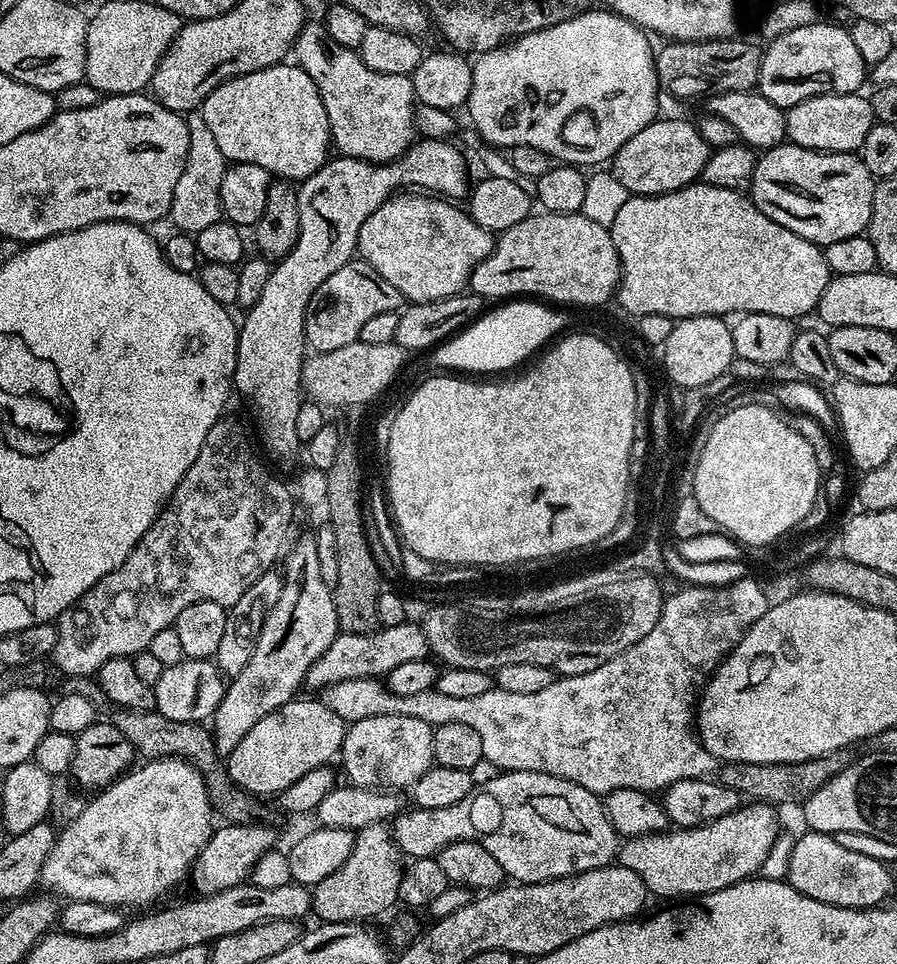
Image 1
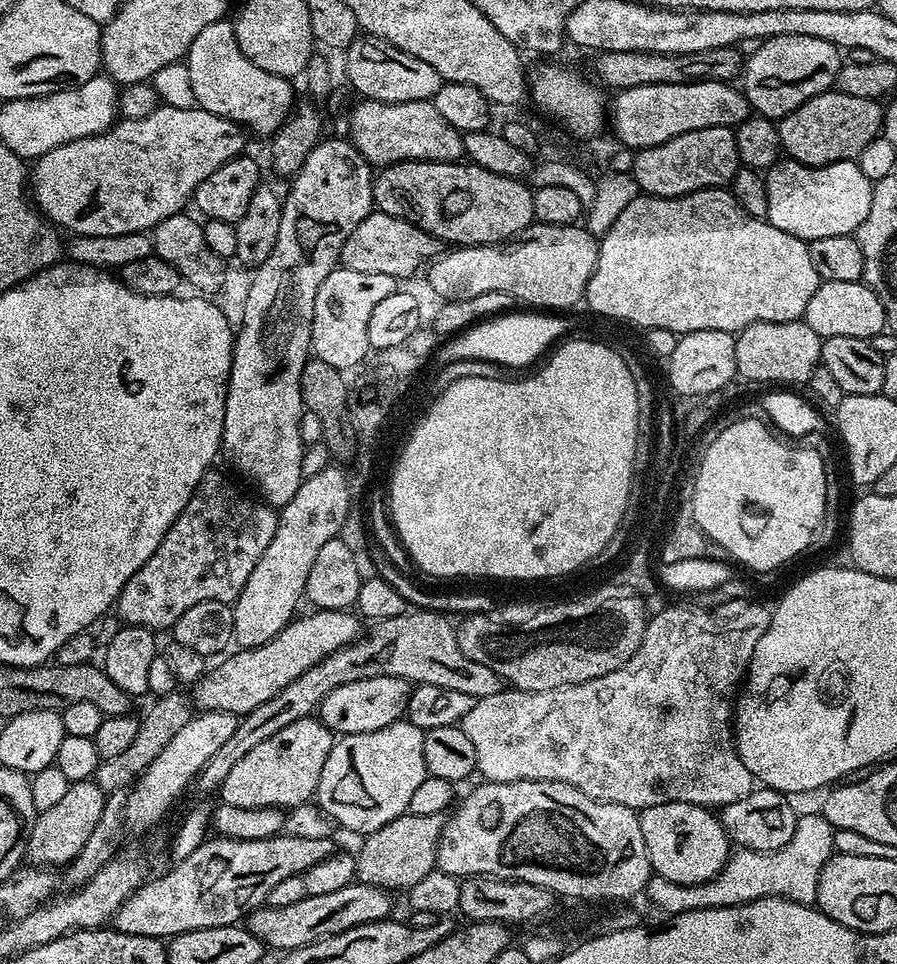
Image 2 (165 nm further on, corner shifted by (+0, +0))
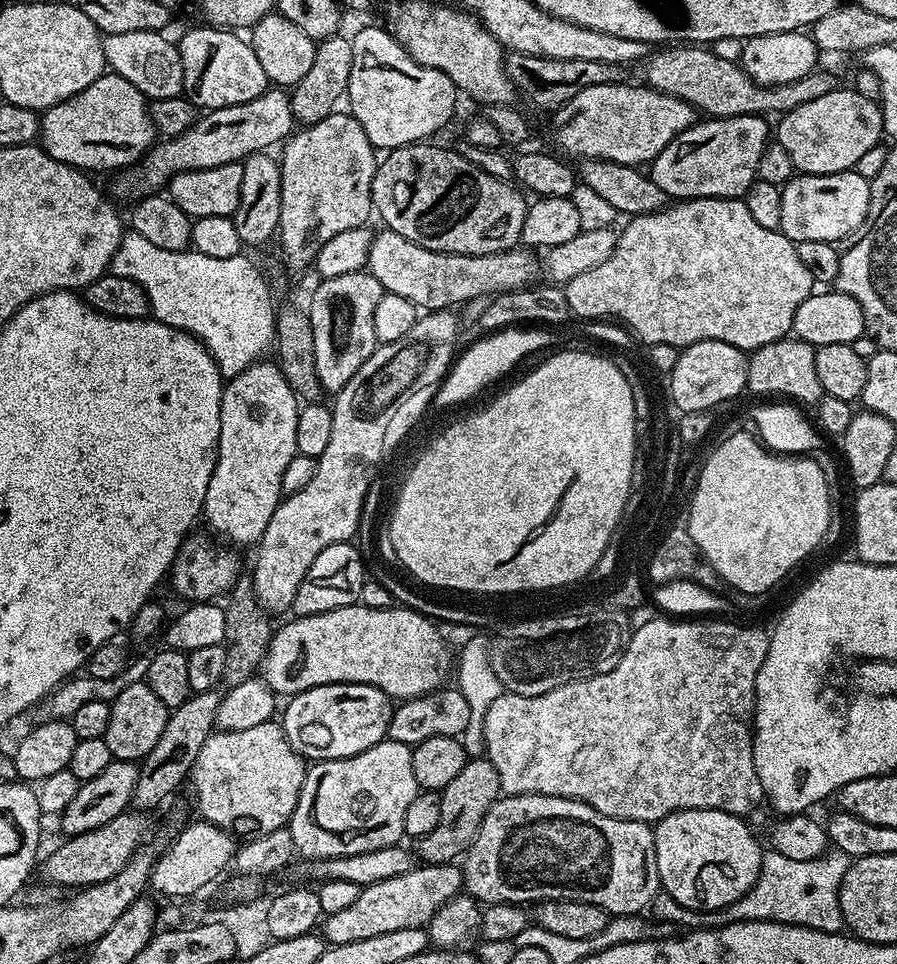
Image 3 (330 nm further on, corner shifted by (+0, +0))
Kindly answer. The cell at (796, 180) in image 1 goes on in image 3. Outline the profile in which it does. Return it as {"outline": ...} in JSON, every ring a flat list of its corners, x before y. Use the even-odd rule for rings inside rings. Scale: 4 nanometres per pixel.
{"outline":[[856,171,838,174,793,175,792,179,780,189,780,213,782,222,779,231,797,240,843,241,866,218,870,206,870,181,862,178]]}

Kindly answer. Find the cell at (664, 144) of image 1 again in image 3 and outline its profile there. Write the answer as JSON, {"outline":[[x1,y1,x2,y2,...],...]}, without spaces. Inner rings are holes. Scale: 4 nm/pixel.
{"outline":[[722,116,704,118,691,124,685,132,678,134,650,162,650,175,653,182,673,201,697,200,713,196,723,200,743,197,746,189,758,179,756,171,764,148,770,142,770,124,764,116]]}

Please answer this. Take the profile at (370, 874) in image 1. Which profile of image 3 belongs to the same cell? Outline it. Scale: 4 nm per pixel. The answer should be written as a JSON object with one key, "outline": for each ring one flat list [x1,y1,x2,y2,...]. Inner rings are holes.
{"outline":[[472,758,466,766,462,766,462,774,450,782,440,793,442,798,442,819,438,826,430,830,430,834,419,837,418,856,424,864,451,864,459,861,467,852,478,834,478,826,482,826,482,818,486,818,486,810,494,801,500,799,500,775,494,770,492,763,486,758]]}

